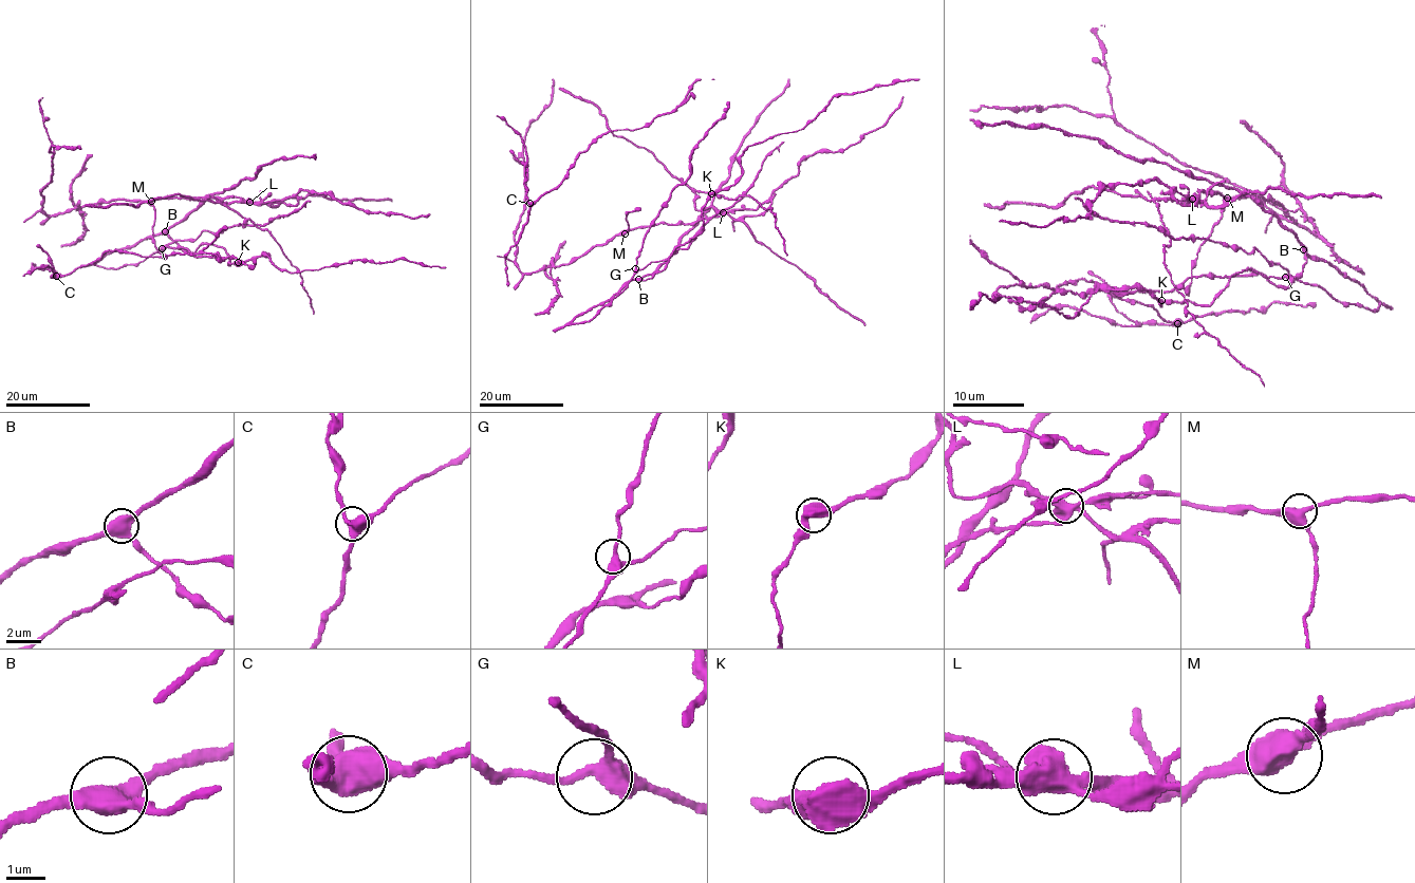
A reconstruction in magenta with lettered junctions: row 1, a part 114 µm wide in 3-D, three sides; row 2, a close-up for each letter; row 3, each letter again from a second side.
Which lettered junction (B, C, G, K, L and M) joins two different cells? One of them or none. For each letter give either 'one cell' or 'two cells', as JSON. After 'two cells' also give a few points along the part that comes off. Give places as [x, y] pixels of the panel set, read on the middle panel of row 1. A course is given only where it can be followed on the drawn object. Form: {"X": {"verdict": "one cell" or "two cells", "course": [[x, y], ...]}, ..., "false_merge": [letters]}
{"B": {"verdict": "one cell"}, "C": {"verdict": "one cell"}, "G": {"verdict": "one cell"}, "K": {"verdict": "one cell"}, "L": {"verdict": "two cells", "course": [[723, 212], [710, 207], [696, 210], [695, 193], [650, 151], [616, 136], [595, 105], [558, 88]]}, "M": {"verdict": "one cell"}, "false_merge": ["L"]}

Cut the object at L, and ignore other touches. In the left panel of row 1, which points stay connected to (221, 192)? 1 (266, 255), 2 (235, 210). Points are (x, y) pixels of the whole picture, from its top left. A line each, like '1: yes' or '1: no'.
1: yes
2: no

